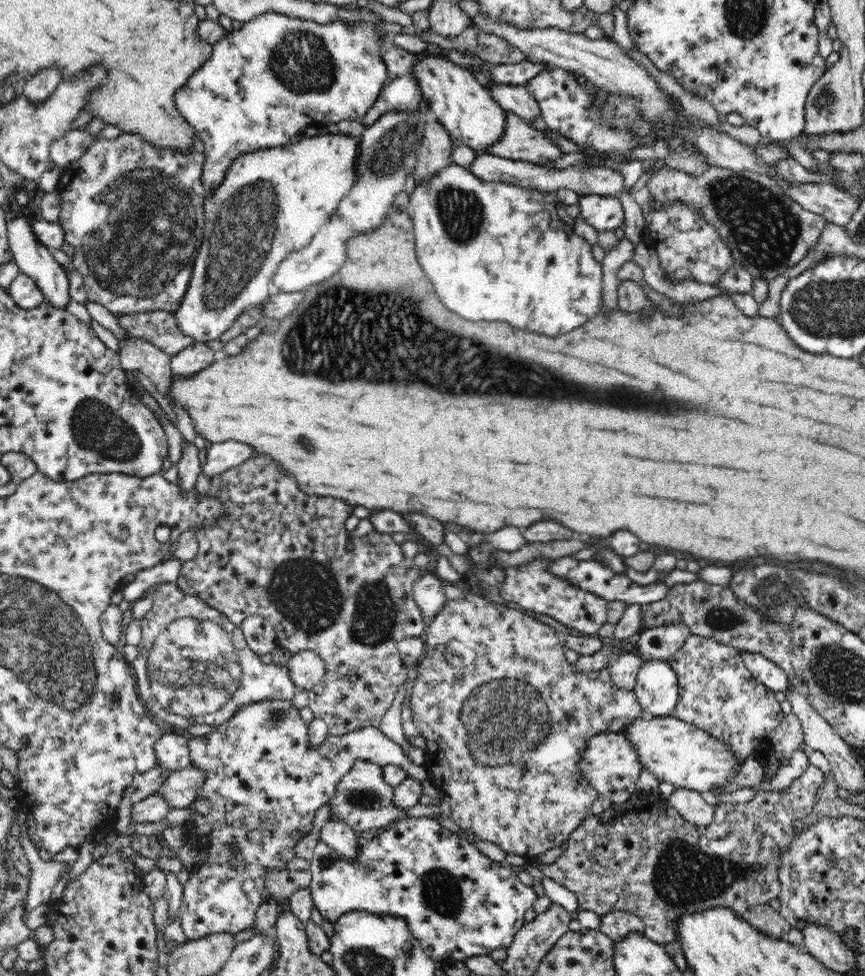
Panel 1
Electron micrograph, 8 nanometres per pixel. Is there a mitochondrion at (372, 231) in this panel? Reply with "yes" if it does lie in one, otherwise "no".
no

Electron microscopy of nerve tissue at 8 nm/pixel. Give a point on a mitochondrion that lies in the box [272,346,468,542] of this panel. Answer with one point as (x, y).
(303, 443)

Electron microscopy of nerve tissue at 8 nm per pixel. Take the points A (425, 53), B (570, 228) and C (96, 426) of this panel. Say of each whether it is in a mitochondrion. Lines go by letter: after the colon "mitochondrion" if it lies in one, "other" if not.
A: other
B: other
C: mitochondrion

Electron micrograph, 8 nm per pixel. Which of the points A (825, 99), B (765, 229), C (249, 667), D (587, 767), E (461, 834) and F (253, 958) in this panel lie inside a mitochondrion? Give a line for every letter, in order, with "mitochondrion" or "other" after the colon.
A: mitochondrion
B: mitochondrion
C: mitochondrion
D: other
E: other
F: mitochondrion

